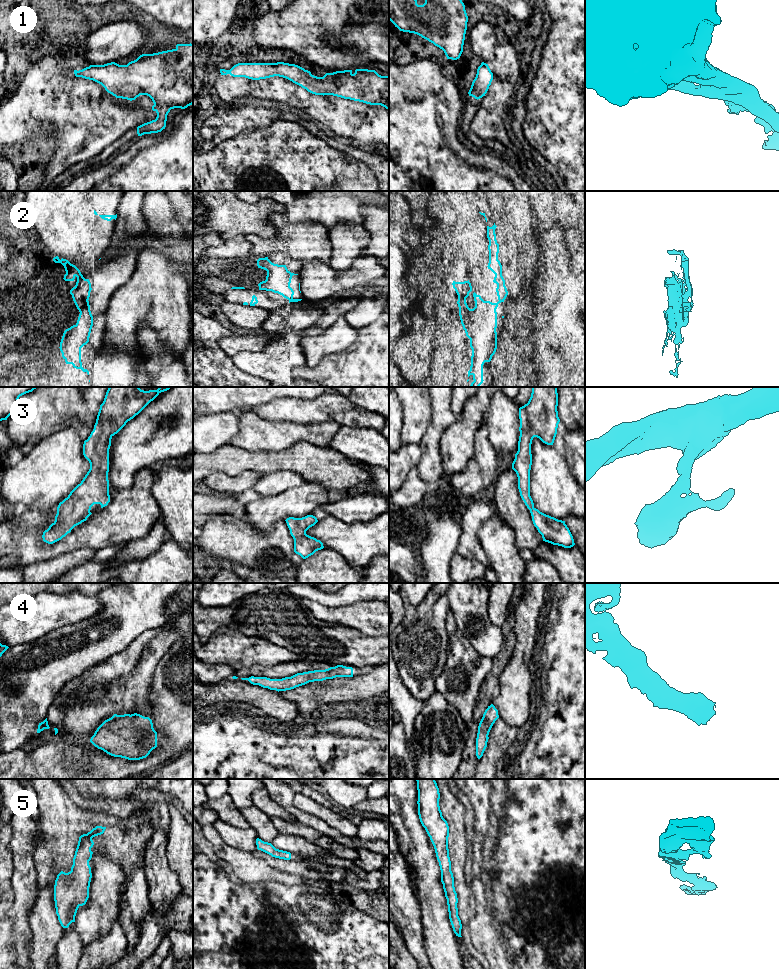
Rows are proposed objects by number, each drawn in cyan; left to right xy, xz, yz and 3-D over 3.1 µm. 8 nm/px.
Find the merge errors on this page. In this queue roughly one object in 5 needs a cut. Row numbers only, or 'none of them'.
none of them

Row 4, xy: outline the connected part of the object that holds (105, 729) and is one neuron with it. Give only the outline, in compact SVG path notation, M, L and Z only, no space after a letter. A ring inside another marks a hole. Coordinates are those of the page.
M114 714L97 728L90 742L111 756L140 760L157 747L157 732L149 717Z

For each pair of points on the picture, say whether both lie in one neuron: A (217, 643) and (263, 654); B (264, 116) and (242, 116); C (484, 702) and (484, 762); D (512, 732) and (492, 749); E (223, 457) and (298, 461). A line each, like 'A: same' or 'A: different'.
A: same
B: same
C: different
D: same
E: same

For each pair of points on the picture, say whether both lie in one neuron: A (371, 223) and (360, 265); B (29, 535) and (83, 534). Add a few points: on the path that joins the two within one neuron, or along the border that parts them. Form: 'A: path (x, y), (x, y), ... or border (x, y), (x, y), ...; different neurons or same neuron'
A: border (361, 255), (372, 255), (378, 259); different neurons
B: path (42, 548), (58, 548), (70, 543); same neuron

